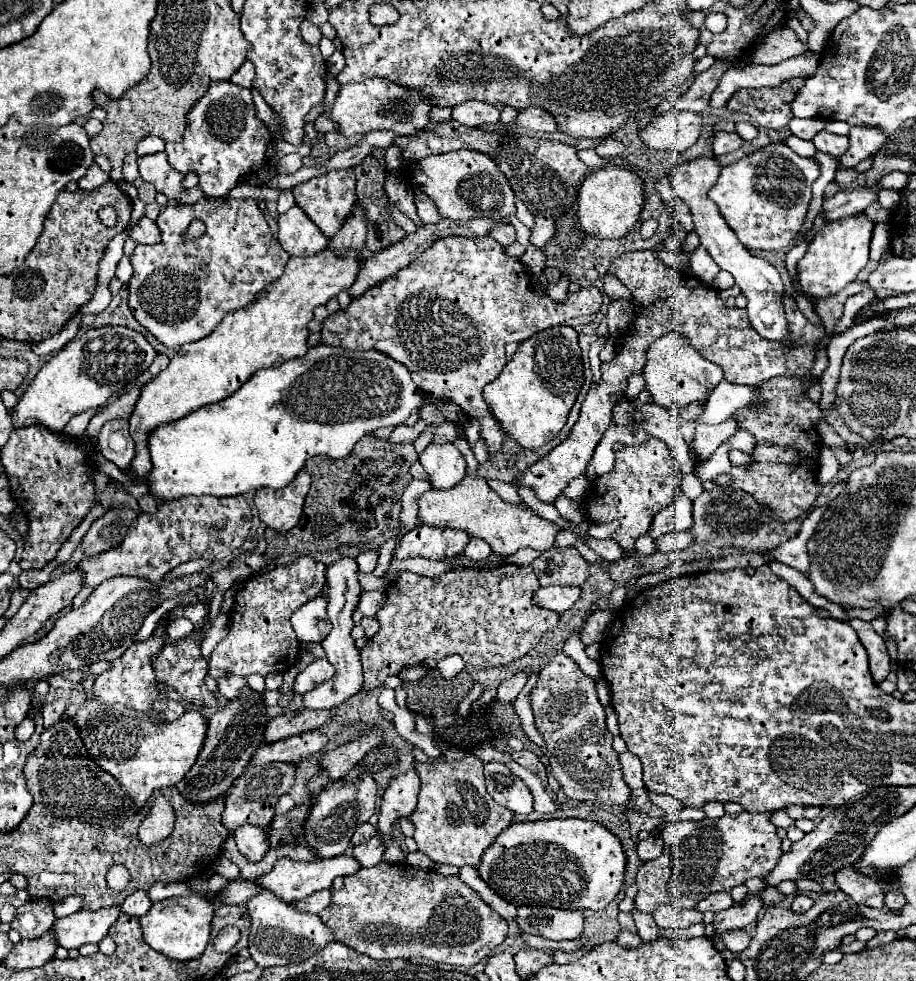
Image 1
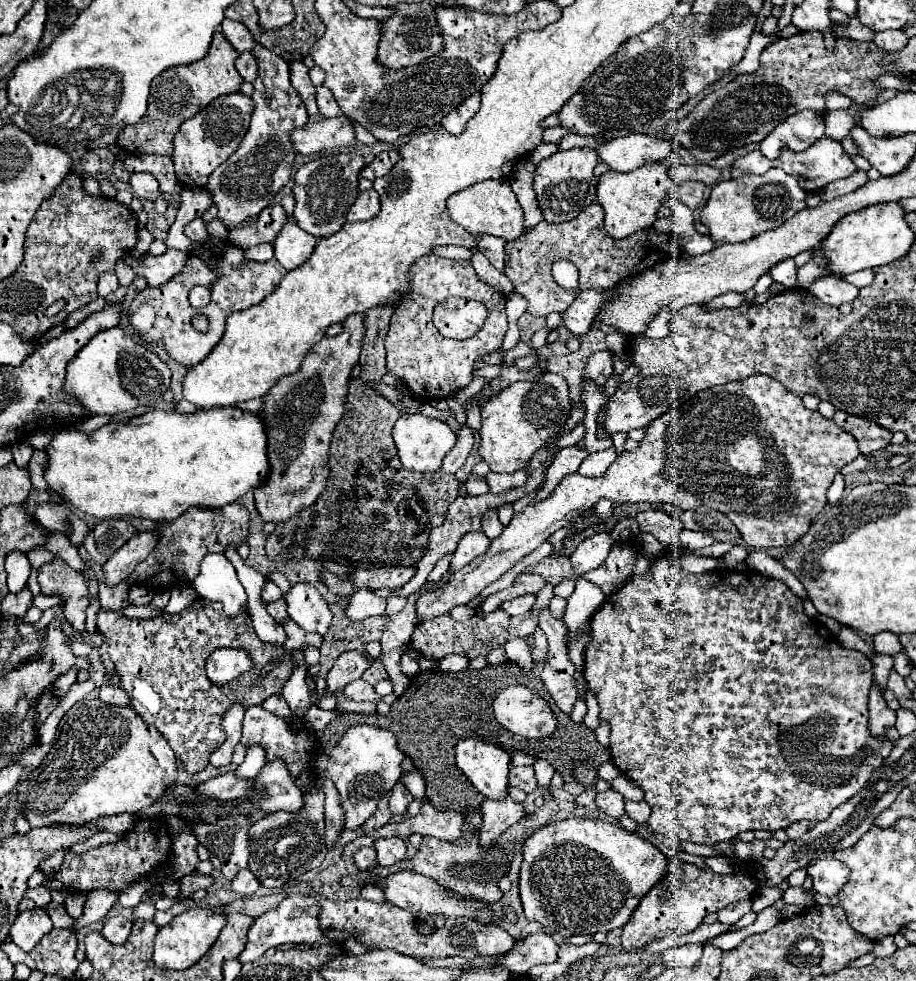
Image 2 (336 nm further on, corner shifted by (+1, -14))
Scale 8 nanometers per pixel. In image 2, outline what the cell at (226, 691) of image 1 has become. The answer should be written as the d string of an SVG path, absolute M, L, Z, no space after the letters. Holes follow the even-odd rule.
M252 706L252 708L246 710L240 744L244 748L250 748L250 746L264 748L266 762L282 760L286 764L288 772L292 774L292 778L298 778L304 772L316 772L314 770L314 762L318 758L316 734L308 732L306 728L298 728L296 724L292 726L292 722L288 718L282 718L282 716L276 716L272 712L266 712L262 706Z

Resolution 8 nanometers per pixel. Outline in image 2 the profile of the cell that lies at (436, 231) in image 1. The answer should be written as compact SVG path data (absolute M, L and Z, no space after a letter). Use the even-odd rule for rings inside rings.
M364 314L350 316L342 334L322 338L314 346L296 374L280 378L264 396L260 418L268 436L270 474L262 486L254 488L256 508L264 522L284 522L308 508L324 490L328 478L328 446L334 426L342 418L344 398L352 368L358 364L364 334Z

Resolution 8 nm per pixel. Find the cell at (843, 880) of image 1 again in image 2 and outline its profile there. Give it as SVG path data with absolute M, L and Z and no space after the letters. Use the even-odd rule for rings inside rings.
M836 858L830 860L818 860L808 866L808 876L814 882L814 890L824 896L836 896L838 890L846 884L848 868L840 864Z

